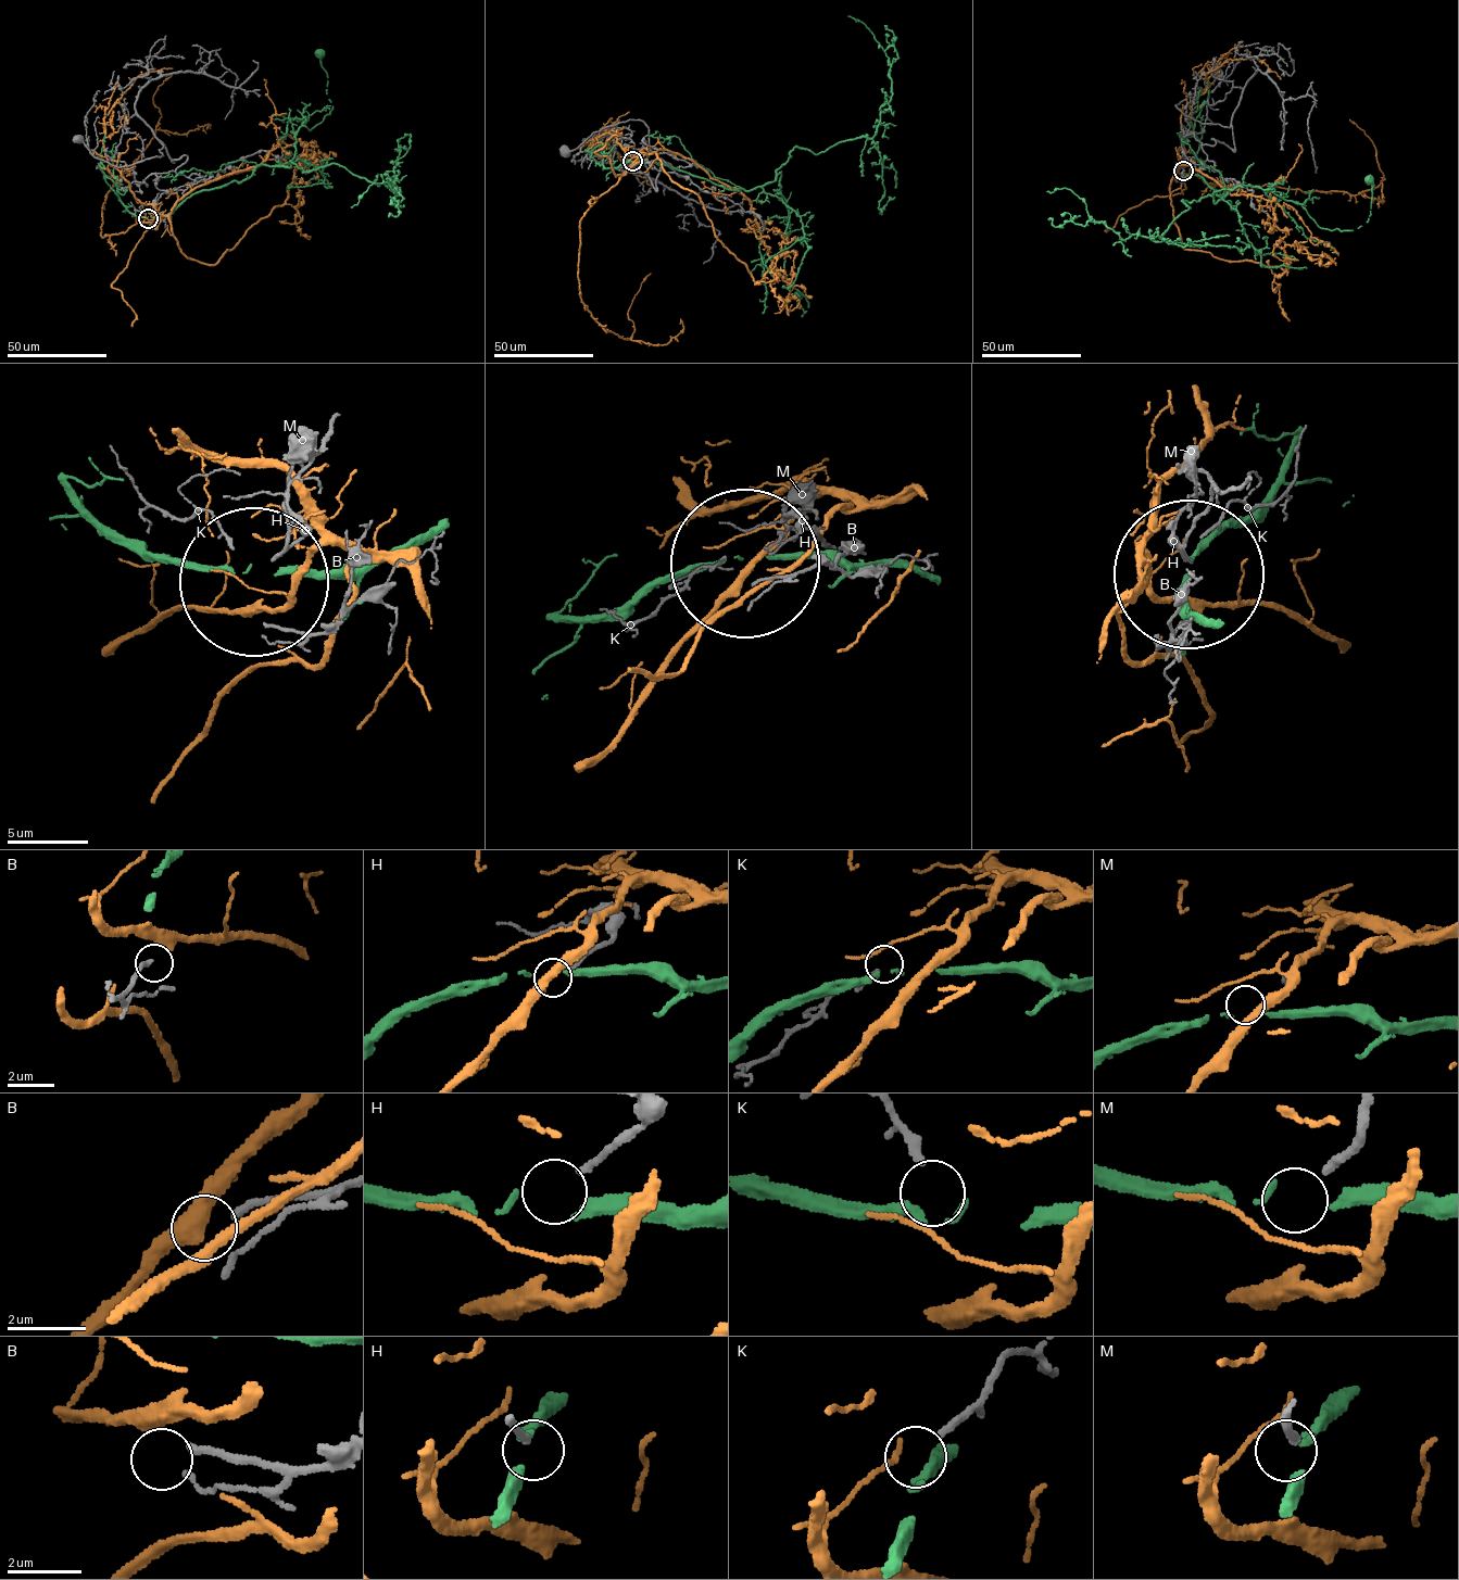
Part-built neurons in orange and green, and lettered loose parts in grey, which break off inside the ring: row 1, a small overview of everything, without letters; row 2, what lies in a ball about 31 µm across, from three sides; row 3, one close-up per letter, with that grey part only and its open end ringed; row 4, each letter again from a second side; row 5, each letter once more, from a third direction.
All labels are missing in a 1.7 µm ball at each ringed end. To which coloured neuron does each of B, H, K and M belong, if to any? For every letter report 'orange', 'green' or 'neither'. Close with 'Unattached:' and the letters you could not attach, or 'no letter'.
B: neither
H: neither
K: neither
M: neither
Unattached: B, H, K, M

